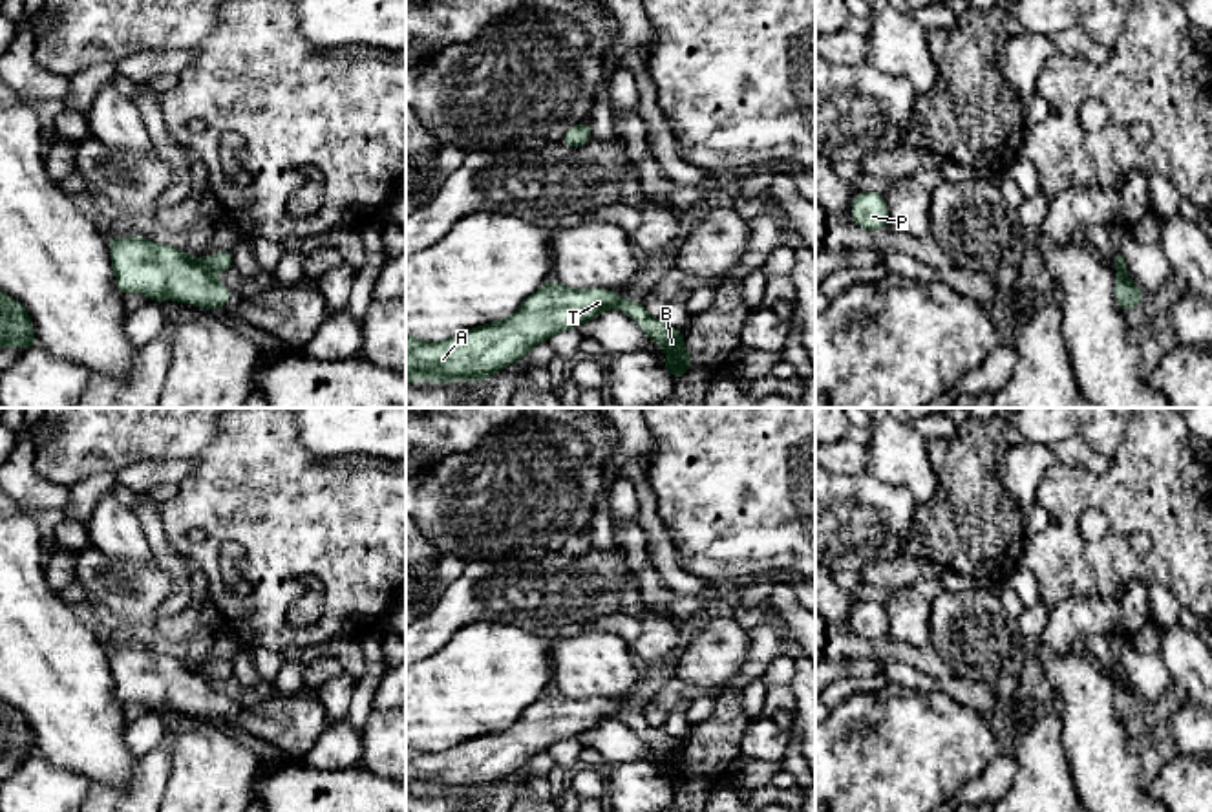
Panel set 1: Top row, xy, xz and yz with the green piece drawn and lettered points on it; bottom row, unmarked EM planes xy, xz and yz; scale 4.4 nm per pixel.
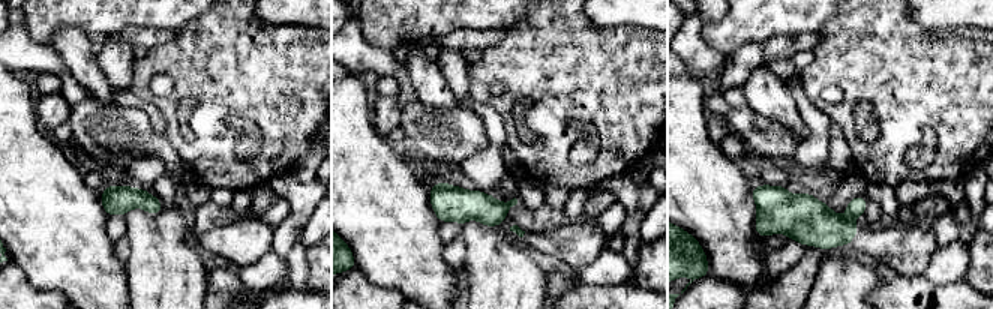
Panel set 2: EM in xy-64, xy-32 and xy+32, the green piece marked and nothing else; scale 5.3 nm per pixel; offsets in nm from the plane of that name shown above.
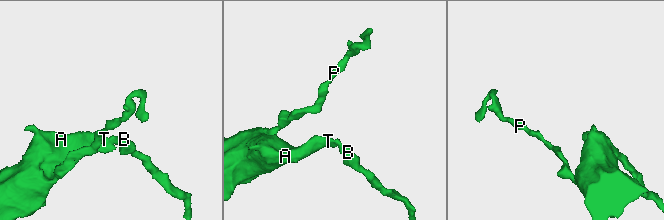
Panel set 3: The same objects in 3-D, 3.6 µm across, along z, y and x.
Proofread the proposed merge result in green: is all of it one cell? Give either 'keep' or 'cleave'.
cleave

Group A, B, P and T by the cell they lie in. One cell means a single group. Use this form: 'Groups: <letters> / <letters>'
Groups: A P T / B

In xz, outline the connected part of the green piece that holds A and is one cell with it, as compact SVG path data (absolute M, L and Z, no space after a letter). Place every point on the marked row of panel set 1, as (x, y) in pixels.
M550 280L503 322L472 327L442 342L406 335L406 382L486 382L554 333L579 327L618 304L616 291L576 291Z

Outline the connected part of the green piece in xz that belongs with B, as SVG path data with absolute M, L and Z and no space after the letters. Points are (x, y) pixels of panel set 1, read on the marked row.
M620 300L618 307L629 315L653 342L667 349L669 355L662 362L675 380L680 380L684 373L695 366L691 357L686 353L686 340L678 327L671 327L660 318L653 318L642 302L636 300Z

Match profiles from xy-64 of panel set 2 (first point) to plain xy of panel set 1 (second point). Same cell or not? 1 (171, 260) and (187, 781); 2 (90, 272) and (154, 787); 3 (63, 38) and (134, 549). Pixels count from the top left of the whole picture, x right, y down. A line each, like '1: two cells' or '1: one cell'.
1: one cell
2: two cells
3: one cell

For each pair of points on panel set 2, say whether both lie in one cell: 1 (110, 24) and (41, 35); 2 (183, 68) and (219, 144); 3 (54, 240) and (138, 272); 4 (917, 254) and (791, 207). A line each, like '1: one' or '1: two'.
1: one
2: one
3: two
4: one

